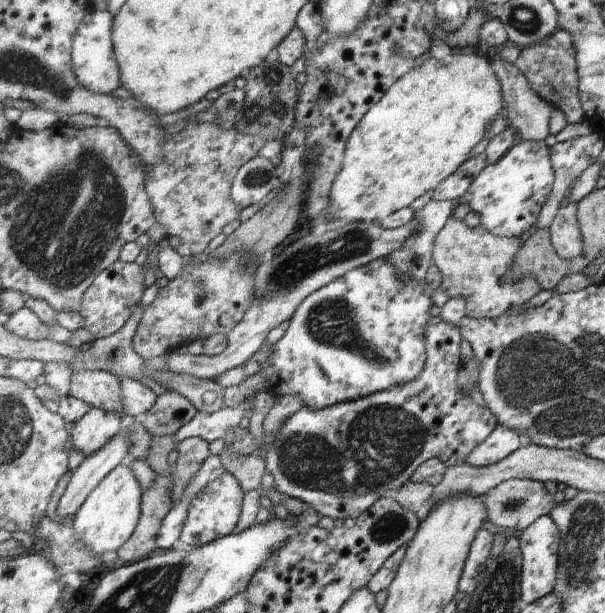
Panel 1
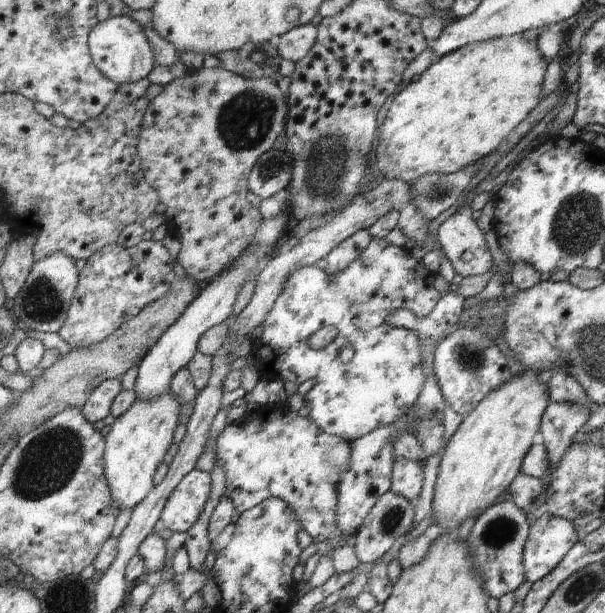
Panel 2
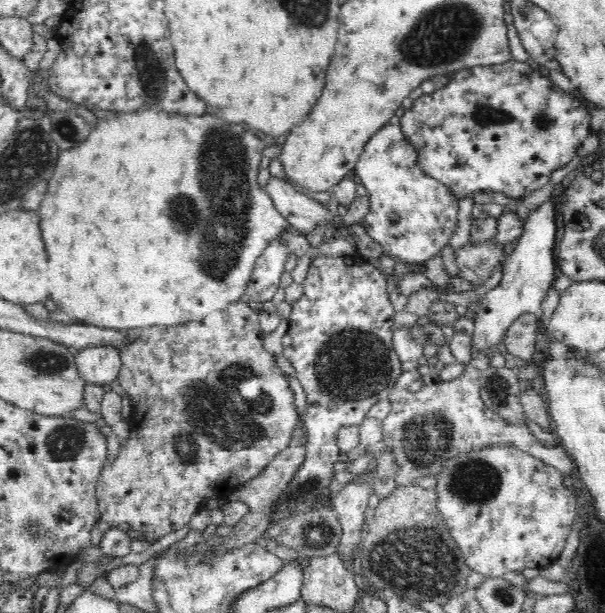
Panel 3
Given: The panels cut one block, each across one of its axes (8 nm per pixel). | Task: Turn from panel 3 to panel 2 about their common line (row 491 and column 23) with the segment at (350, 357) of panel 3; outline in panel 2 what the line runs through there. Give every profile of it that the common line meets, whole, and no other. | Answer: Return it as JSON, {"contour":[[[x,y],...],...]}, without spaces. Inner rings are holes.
{"contour":[[[55,254],[51,258],[45,258],[41,262],[35,262],[35,268],[23,286],[21,294],[13,300],[11,310],[19,324],[25,330],[37,330],[45,334],[59,334],[67,322],[71,302],[75,298],[75,292],[79,288],[81,272],[75,266],[75,260],[67,254]]]}

